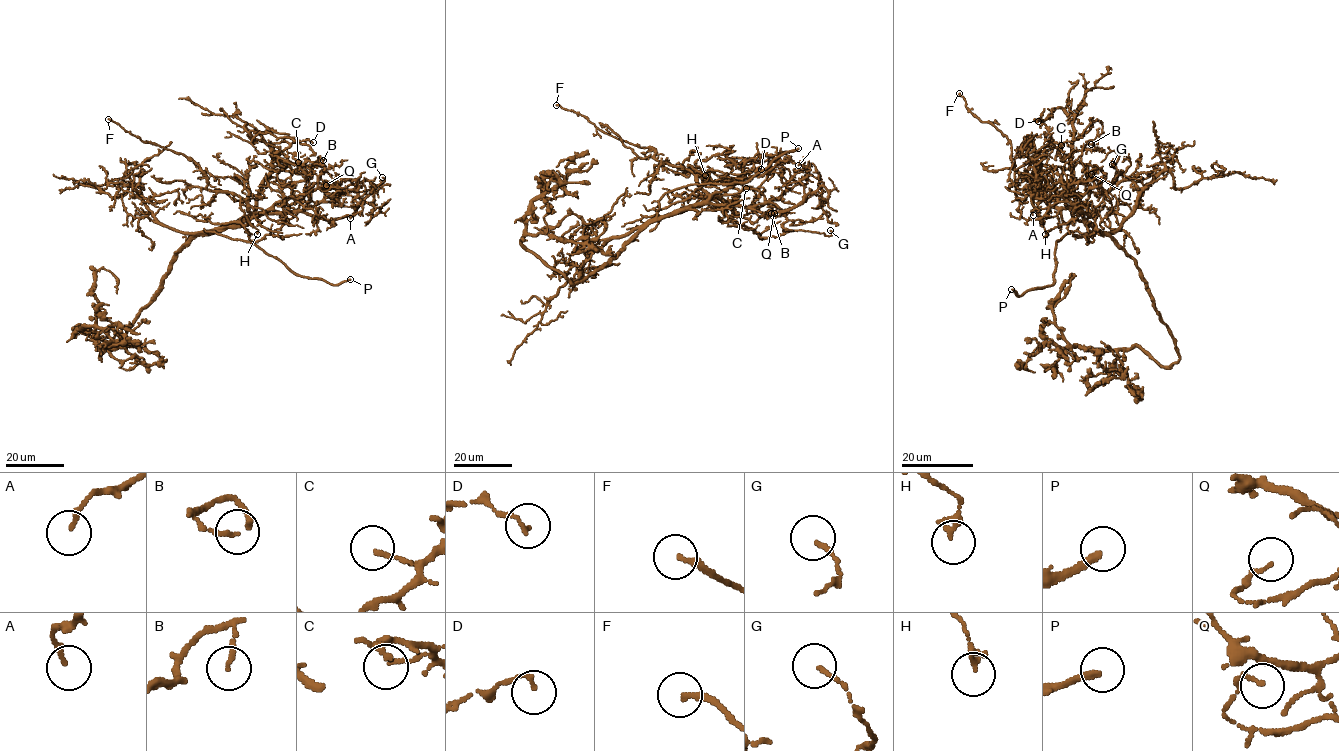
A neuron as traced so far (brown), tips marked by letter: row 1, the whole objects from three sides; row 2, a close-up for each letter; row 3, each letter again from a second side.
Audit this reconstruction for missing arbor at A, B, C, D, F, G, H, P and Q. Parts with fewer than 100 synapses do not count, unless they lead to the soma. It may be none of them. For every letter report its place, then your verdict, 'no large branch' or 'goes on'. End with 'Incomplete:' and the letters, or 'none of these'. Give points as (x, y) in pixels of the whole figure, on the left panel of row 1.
A: (350, 218) | no large branch
B: (323, 160) | no large branch
C: (298, 162) | no large branch
D: (313, 142) | no large branch
F: (108, 119) | no large branch
G: (382, 177) | no large branch
H: (257, 234) | no large branch
P: (350, 279) | goes on
Q: (326, 185) | no large branch
Incomplete: P

